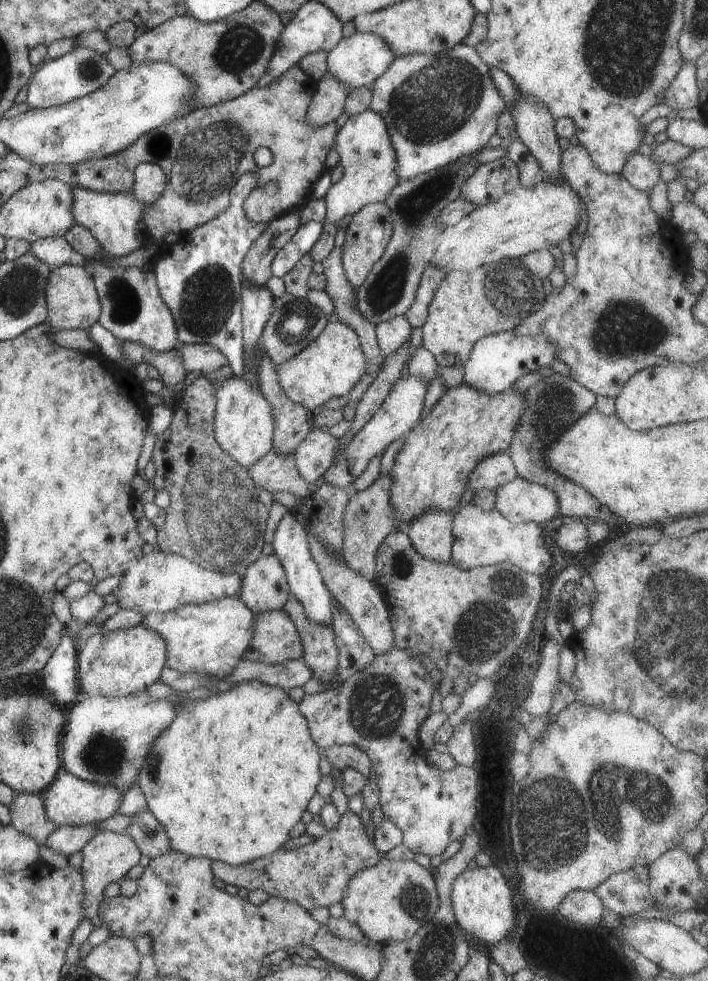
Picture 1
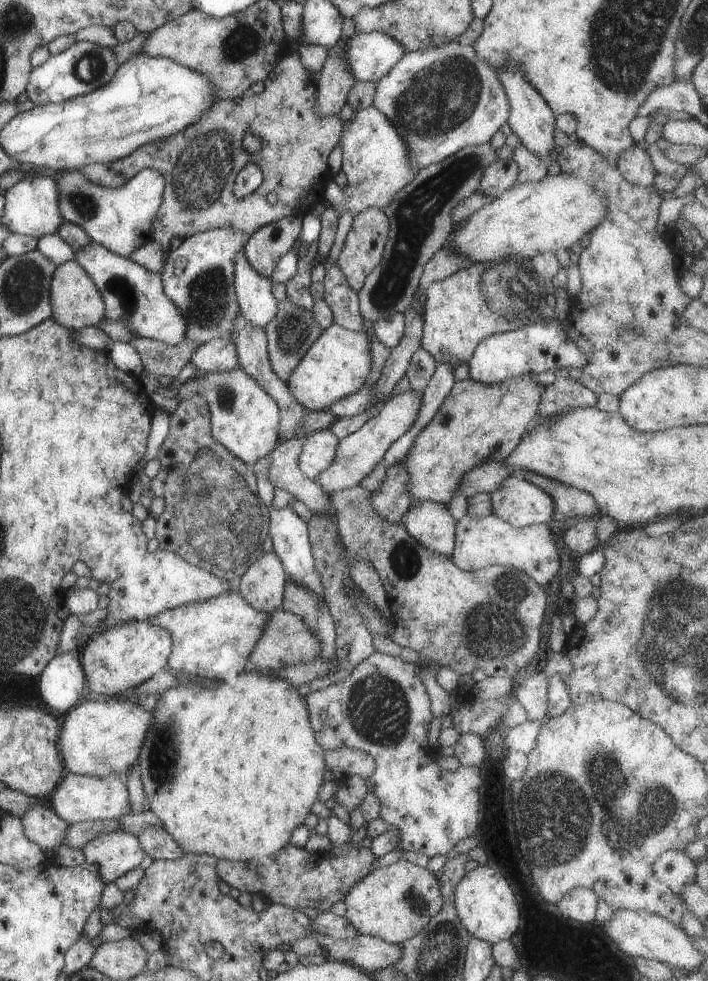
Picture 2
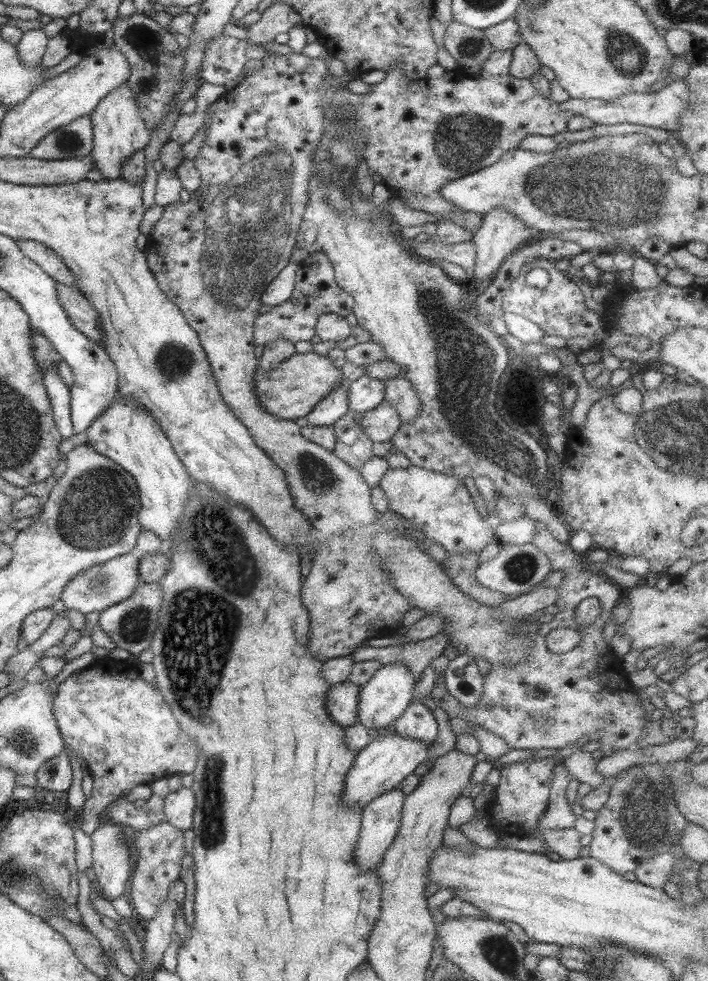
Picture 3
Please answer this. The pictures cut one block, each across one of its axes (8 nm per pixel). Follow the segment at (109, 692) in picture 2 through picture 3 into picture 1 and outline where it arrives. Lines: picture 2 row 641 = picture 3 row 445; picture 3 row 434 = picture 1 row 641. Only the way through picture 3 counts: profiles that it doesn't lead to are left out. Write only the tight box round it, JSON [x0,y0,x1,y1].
[77,623,166,698]

